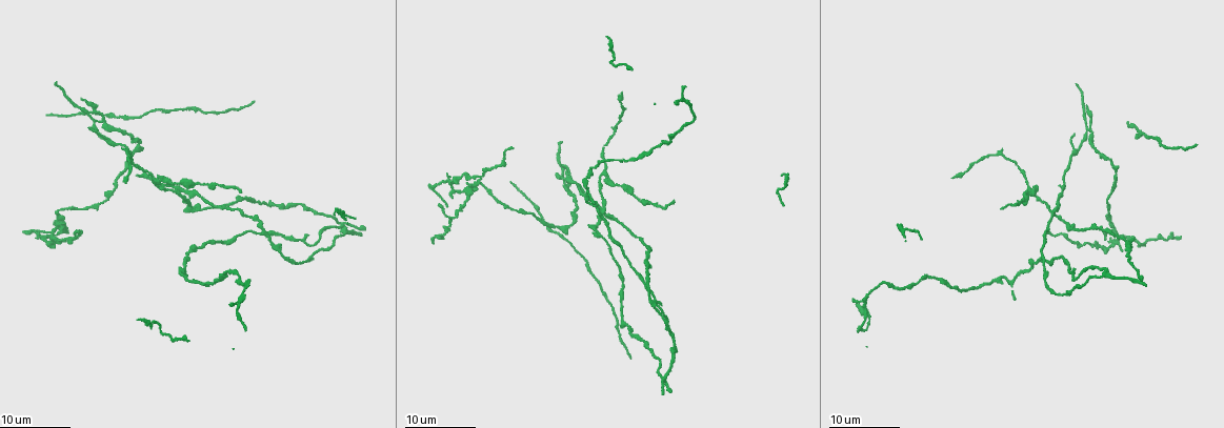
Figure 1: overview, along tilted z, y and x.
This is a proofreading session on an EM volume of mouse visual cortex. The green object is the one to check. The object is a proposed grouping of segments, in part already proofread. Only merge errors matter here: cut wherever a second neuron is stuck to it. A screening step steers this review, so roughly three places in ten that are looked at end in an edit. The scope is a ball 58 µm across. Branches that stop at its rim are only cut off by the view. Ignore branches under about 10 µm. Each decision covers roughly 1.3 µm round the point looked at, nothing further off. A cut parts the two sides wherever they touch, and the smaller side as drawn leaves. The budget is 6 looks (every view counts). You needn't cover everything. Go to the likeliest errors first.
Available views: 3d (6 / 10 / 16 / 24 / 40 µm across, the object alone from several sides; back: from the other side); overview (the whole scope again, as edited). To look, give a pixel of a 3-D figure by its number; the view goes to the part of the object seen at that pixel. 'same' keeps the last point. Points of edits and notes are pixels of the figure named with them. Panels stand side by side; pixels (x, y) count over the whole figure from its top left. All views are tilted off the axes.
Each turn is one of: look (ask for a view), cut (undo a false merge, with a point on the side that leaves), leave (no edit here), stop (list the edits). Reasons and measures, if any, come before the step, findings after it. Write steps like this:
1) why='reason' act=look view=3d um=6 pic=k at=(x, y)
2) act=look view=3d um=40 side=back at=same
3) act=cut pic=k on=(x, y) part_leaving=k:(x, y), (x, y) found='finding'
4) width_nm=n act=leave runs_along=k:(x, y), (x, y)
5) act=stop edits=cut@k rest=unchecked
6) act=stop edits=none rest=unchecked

why='narrows sharply' act=look view=3d um=24 pic=1 at=(95, 119)

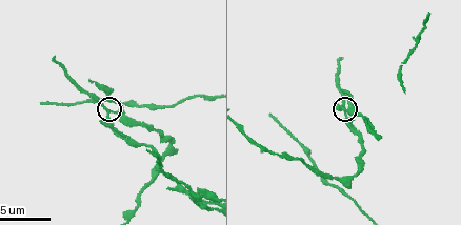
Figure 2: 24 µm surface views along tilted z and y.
act=look view=3d um=10 pic=2 at=(111, 110)

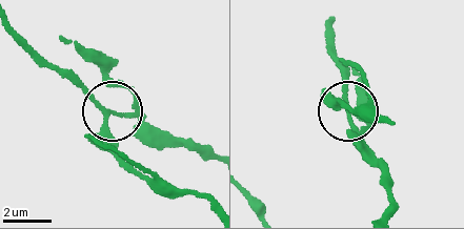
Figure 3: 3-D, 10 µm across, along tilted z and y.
width_nm=150 act=cut pic=3 on=(155, 144) part_leaving=3:(141, 115), (209, 152) found='a second neuron is stuck on'

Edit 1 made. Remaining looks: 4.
act=look view=overview

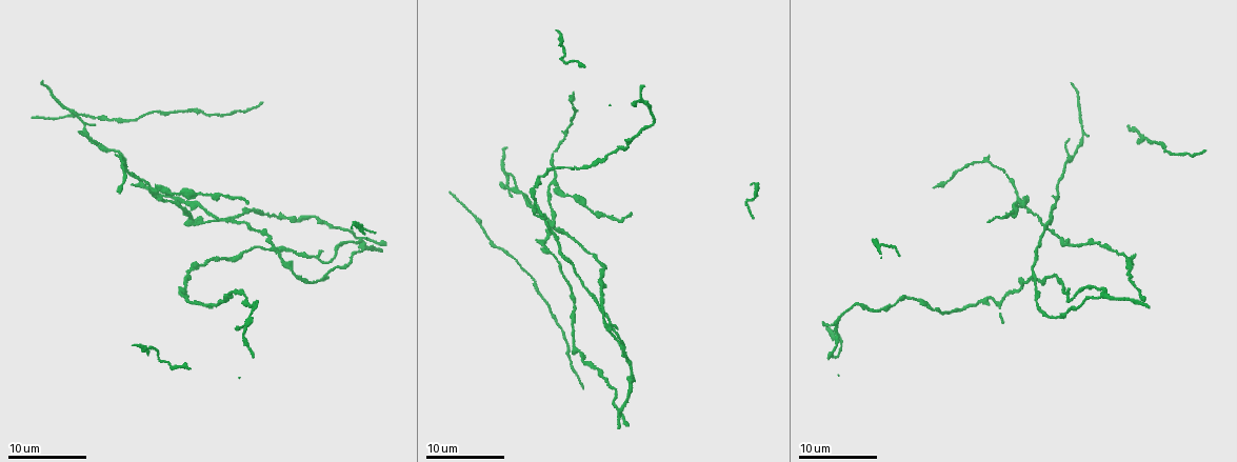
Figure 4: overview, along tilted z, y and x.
why='arms part here' act=look view=3d um=10 pic=4 at=(556, 184)

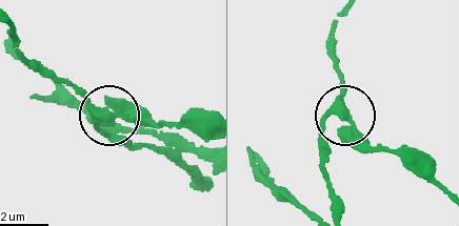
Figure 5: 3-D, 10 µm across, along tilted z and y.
why='zoom in' act=look view=3d um=6 pic=5 at=(346, 116)

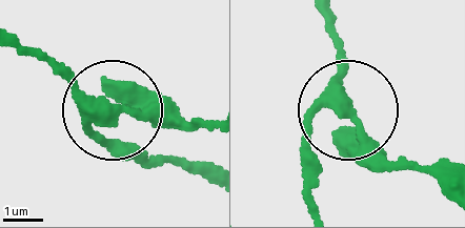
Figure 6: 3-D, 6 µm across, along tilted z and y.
width_nm=360 act=cut pic=6 on=(155, 126) part_leaving=6:(103, 111), (208, 123) found='two neurons meet here'

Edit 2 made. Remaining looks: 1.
why='thin arm on a thick one' act=look view=3d um=10 pic=4 at=(185, 203)

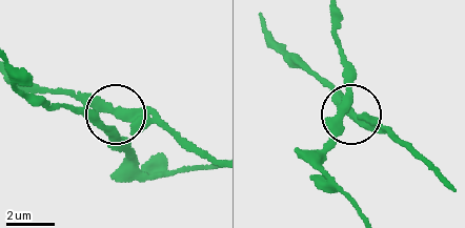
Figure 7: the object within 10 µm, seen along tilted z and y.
arms=4 act=leave runs_along=7:(215, 161), (148, 120), (117, 115), (103, 128), (89, 120) found='all the same neuron'

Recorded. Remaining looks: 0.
act=stop edits=cut@3,cut@6 rest=unchecked

